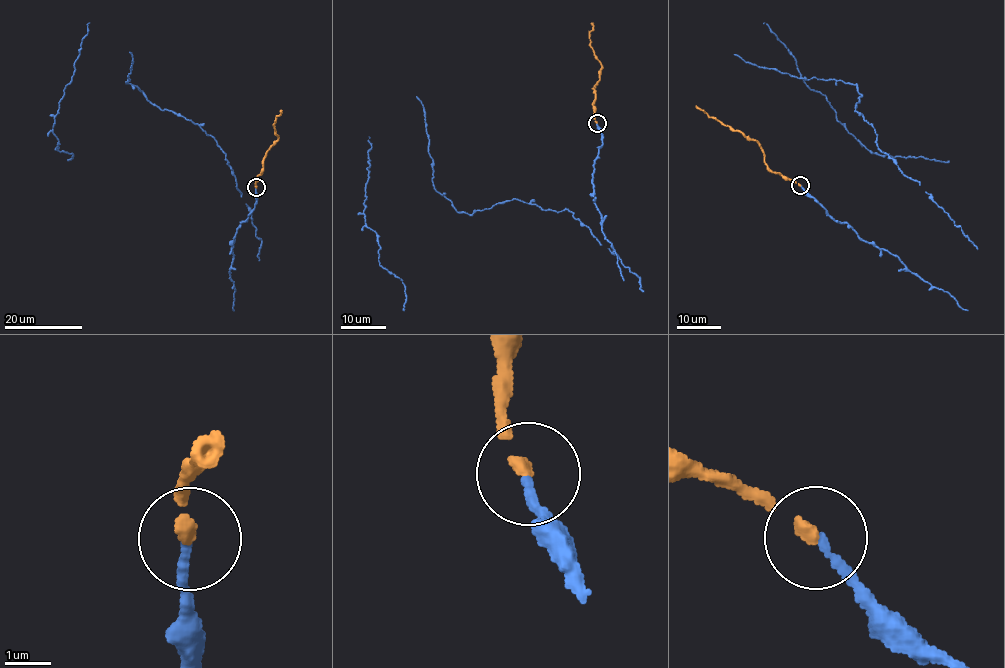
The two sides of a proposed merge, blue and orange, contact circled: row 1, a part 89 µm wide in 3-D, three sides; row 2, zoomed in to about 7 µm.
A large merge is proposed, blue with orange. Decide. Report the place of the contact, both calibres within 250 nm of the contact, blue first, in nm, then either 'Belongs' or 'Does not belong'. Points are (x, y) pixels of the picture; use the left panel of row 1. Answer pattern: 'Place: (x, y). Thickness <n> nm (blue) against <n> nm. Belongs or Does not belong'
Place: (256, 187). Thickness 220 nm (blue) against 240 nm. Belongs

